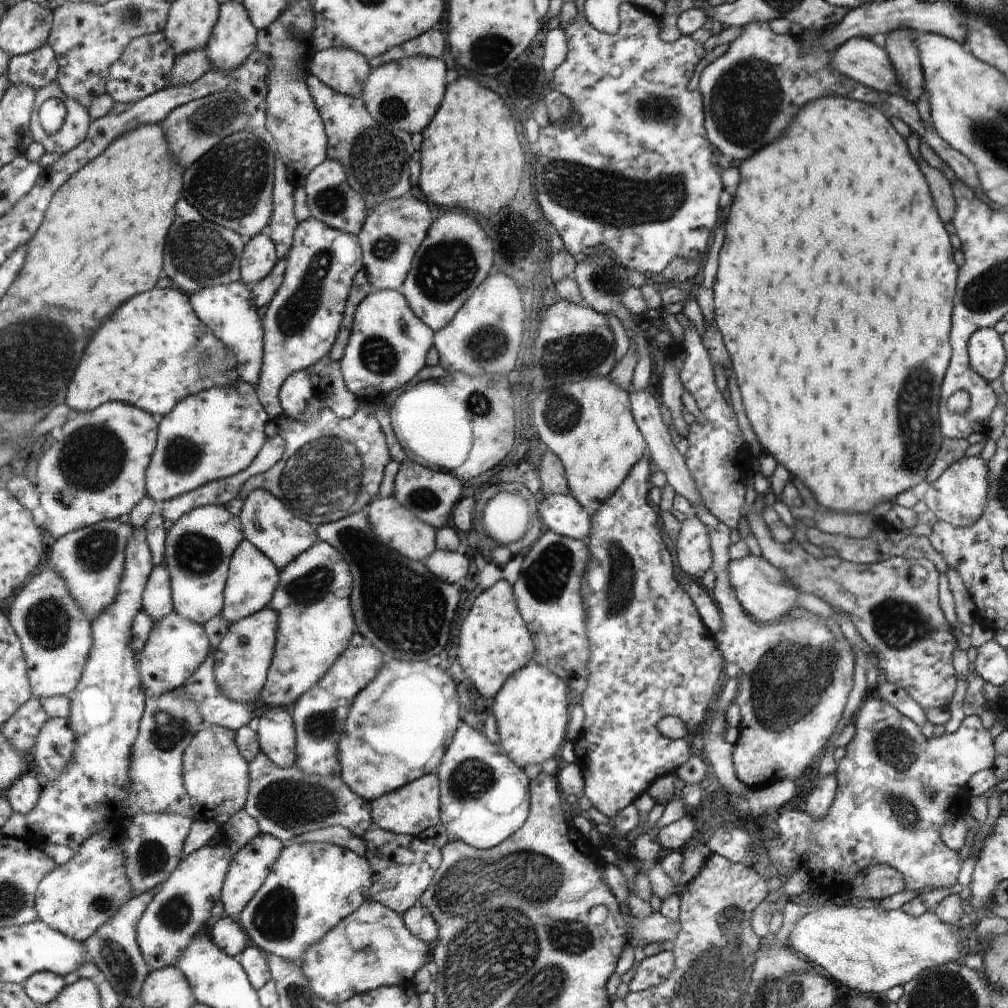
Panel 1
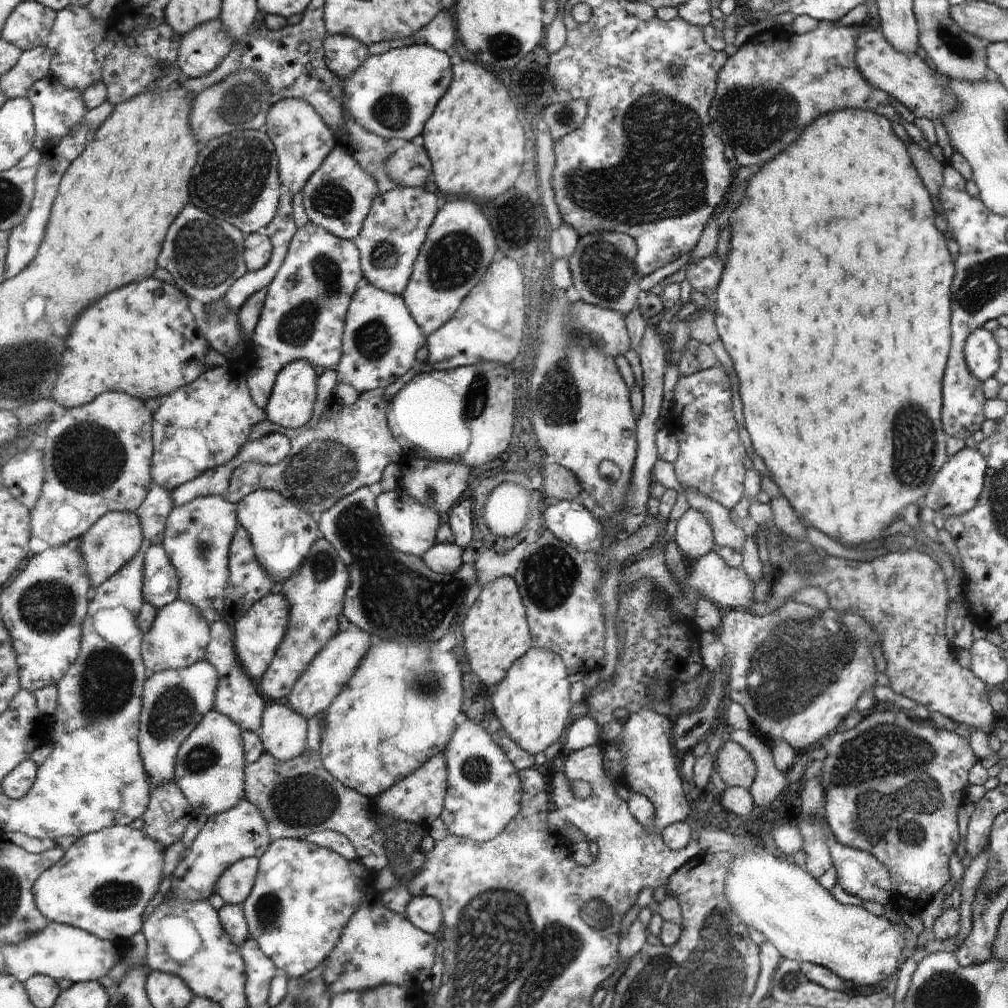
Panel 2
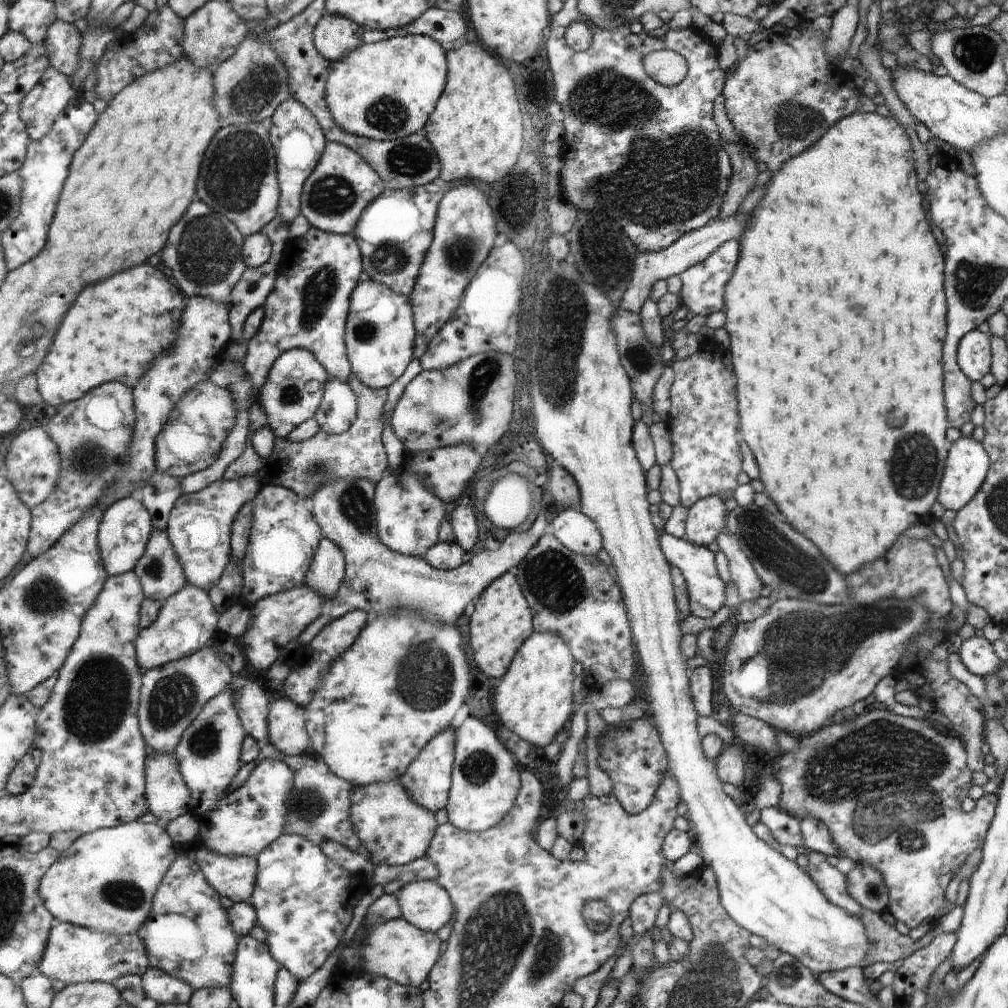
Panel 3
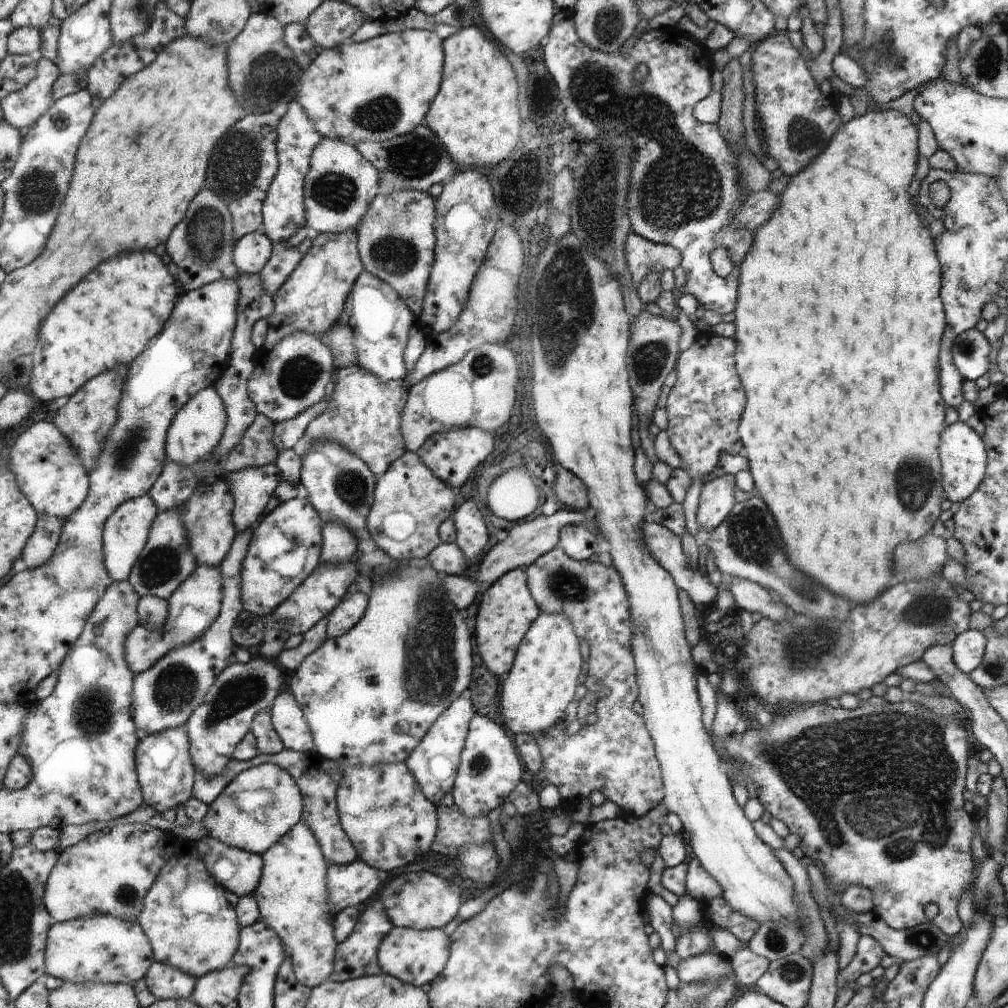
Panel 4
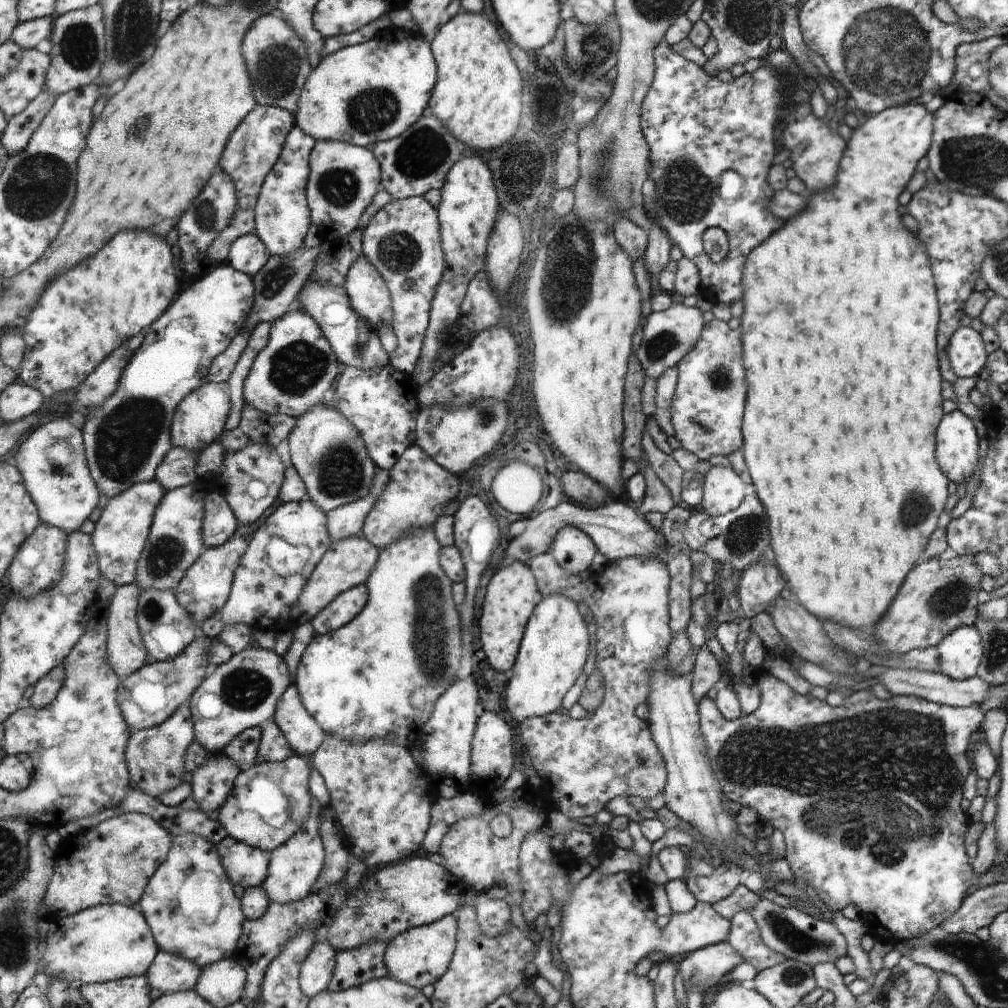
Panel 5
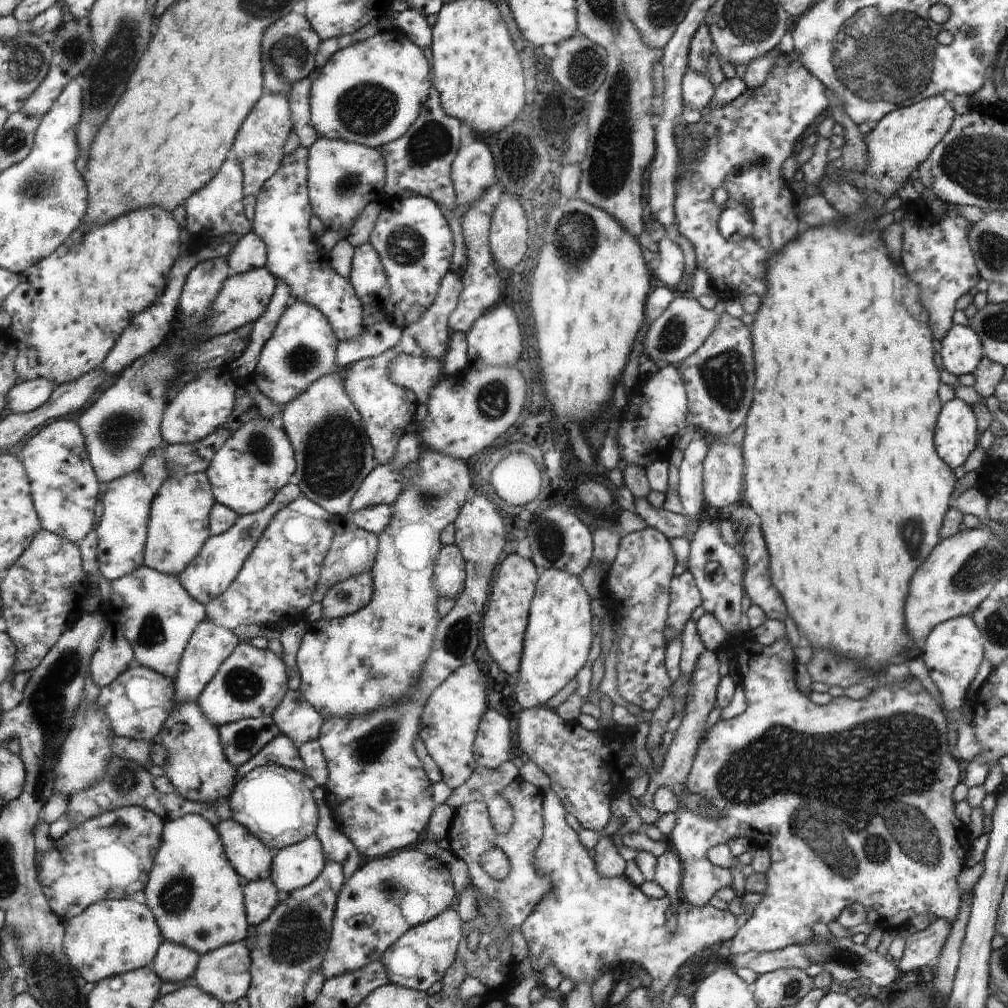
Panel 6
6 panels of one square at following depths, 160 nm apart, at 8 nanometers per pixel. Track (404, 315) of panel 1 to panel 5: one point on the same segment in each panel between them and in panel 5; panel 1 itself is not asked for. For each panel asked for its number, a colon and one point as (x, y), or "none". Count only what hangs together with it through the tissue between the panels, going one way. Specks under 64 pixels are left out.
2: (381, 339)
3: (379, 337)
4: (380, 319)
5: (369, 294)

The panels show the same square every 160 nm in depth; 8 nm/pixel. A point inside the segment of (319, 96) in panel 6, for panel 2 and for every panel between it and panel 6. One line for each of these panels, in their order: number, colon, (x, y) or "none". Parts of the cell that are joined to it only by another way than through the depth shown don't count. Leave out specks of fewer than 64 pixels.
2: (392, 94)
3: (386, 90)
4: (375, 90)
5: (362, 94)

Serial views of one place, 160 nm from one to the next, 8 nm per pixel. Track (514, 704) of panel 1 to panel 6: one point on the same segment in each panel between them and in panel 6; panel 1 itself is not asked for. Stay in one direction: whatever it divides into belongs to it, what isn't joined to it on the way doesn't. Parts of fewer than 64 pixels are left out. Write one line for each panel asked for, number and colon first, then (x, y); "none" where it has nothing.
2: (532, 703)
3: (534, 700)
4: (541, 684)
5: (552, 652)
6: (558, 636)

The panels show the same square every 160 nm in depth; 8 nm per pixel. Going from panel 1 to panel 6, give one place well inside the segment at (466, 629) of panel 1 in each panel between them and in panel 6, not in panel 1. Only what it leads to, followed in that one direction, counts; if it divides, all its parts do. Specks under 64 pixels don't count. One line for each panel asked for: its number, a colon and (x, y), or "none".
2: (496, 635)
3: (501, 622)
4: (507, 610)
5: (512, 594)
6: (507, 615)

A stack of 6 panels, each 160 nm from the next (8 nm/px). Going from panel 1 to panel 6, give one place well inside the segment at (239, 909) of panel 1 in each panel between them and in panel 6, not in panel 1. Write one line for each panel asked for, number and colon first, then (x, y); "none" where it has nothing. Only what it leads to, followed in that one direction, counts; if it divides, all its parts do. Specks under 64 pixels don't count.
2: (234, 887)
3: (233, 876)
4: (240, 871)
5: (248, 866)
6: (253, 860)

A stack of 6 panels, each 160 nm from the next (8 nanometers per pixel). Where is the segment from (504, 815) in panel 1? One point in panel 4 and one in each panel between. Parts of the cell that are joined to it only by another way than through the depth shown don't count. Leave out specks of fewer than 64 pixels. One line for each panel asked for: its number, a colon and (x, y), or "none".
2: (485, 793)
3: (485, 783)
4: (489, 770)

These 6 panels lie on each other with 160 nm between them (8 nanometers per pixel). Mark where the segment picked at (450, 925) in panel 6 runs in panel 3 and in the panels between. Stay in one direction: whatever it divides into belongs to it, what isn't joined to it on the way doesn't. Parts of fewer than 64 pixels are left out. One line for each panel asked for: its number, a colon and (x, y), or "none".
3: (397, 950)
4: (415, 956)
5: (420, 956)

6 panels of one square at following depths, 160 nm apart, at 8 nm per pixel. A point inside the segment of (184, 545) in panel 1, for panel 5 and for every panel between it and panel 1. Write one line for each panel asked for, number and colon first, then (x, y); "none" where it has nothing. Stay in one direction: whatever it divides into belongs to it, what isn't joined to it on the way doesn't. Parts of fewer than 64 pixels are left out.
2: (200, 535)
3: (201, 526)
4: (210, 514)
5: (221, 522)

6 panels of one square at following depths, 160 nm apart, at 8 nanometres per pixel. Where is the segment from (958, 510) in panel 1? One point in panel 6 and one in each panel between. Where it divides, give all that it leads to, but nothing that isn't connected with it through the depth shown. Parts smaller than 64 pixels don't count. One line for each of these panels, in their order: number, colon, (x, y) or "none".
2: (955, 491)
3: (969, 462)
4: (964, 458)
5: (957, 442)
6: (957, 434)

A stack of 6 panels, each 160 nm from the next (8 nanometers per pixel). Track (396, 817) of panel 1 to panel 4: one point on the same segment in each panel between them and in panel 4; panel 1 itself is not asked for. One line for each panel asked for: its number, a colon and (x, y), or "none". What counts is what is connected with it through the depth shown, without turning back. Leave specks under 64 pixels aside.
2: (419, 799)
3: (428, 780)
4: (435, 762)

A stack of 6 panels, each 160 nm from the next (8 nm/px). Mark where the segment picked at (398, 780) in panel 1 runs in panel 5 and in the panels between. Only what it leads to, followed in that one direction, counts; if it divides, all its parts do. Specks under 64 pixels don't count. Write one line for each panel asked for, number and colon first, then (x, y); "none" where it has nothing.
2: (395, 713)
3: (398, 686)
4: (370, 696)
5: (378, 677)

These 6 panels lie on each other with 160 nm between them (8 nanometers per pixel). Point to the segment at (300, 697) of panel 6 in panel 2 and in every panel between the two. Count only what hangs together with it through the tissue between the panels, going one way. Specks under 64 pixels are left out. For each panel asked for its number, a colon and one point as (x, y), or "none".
2: (283, 734)
3: (288, 729)
4: (289, 720)
5: (305, 735)

